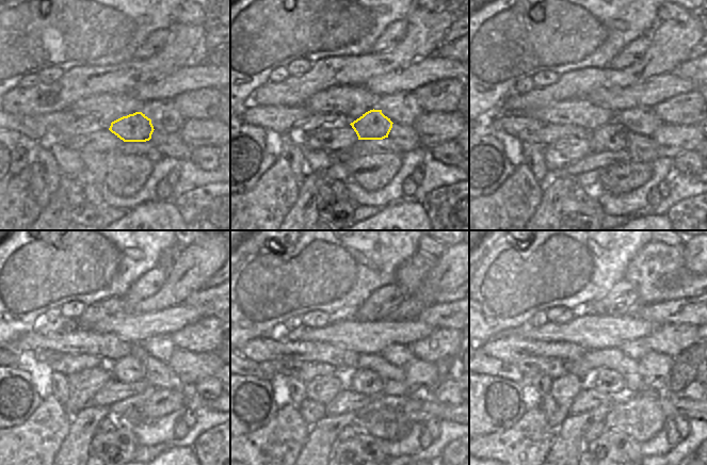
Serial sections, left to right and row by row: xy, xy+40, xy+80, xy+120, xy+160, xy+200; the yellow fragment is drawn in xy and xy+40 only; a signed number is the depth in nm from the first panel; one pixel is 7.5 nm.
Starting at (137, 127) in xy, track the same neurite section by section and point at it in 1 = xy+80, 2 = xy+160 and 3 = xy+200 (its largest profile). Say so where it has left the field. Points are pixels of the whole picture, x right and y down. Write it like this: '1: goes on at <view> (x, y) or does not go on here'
1: goes on at xy+80 (612, 135)
2: goes on at xy+160 (364, 381)
3: goes on at xy+200 (604, 387)

